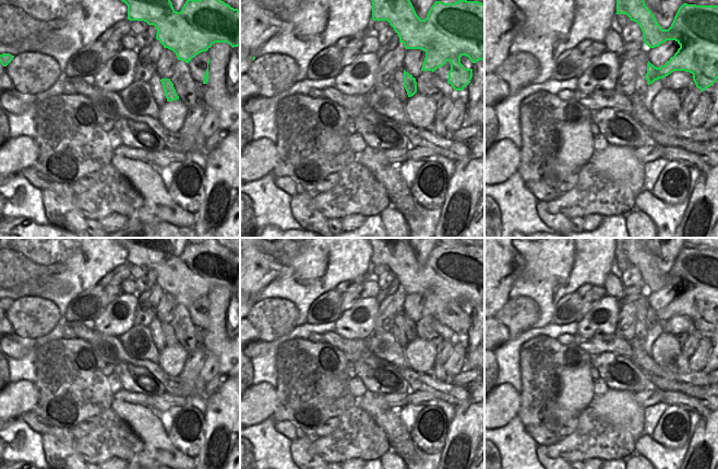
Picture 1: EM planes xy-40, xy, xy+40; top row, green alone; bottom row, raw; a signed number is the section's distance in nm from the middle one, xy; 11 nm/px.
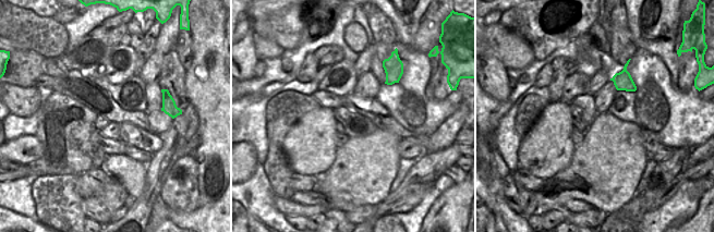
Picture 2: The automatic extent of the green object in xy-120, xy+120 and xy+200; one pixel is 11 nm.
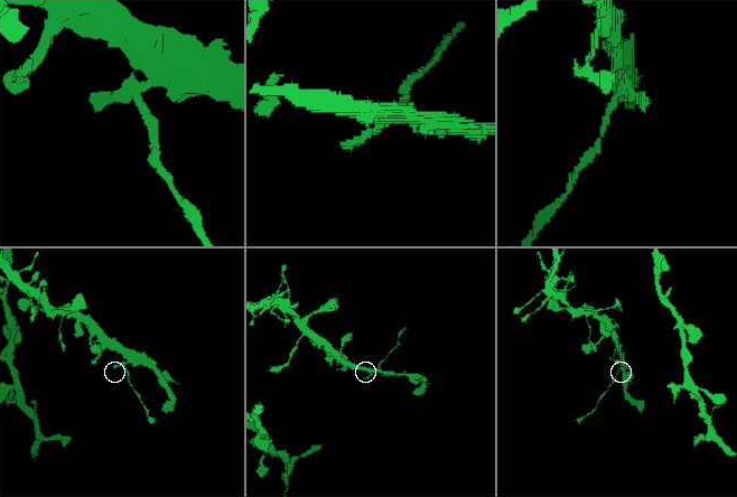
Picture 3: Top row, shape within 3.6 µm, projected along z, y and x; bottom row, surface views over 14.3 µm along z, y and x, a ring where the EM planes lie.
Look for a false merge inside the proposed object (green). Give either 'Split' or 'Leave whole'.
Split.

